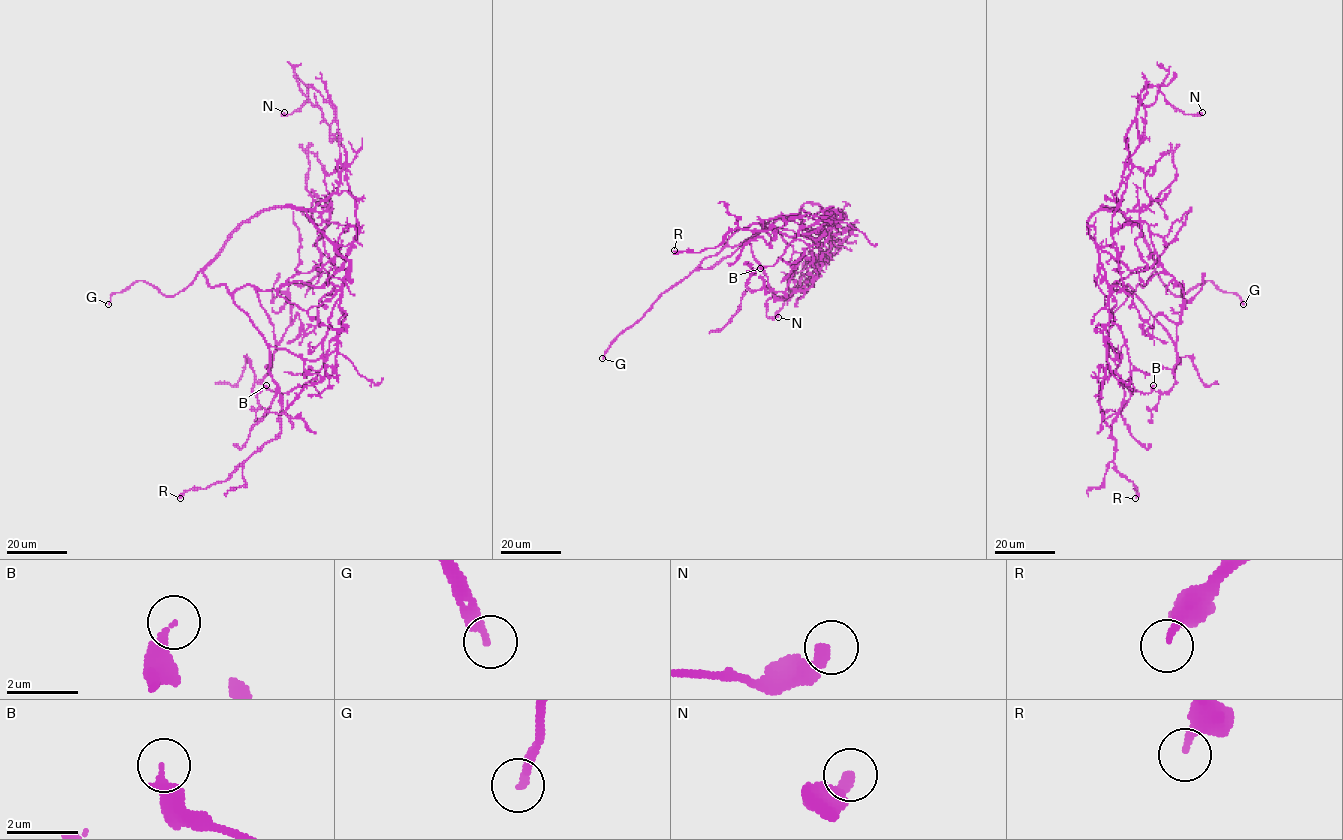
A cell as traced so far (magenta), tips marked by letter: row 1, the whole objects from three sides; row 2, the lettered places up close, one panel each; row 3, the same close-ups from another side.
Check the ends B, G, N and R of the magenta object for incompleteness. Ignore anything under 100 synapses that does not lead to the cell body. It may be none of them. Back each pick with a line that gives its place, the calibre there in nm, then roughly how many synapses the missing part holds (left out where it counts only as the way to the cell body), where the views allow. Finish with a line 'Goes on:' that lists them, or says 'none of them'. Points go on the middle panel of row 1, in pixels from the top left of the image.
G: place (602, 358); calibre 220 nm
Goes on: G

